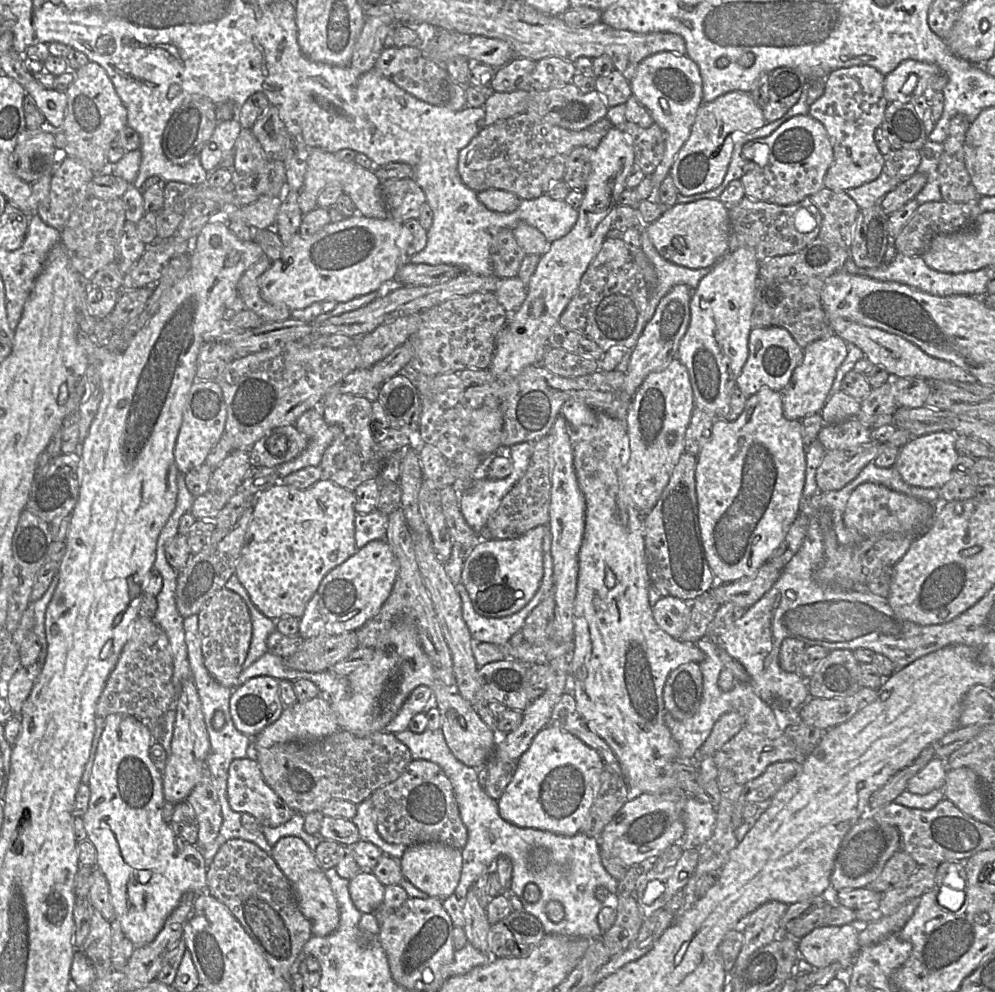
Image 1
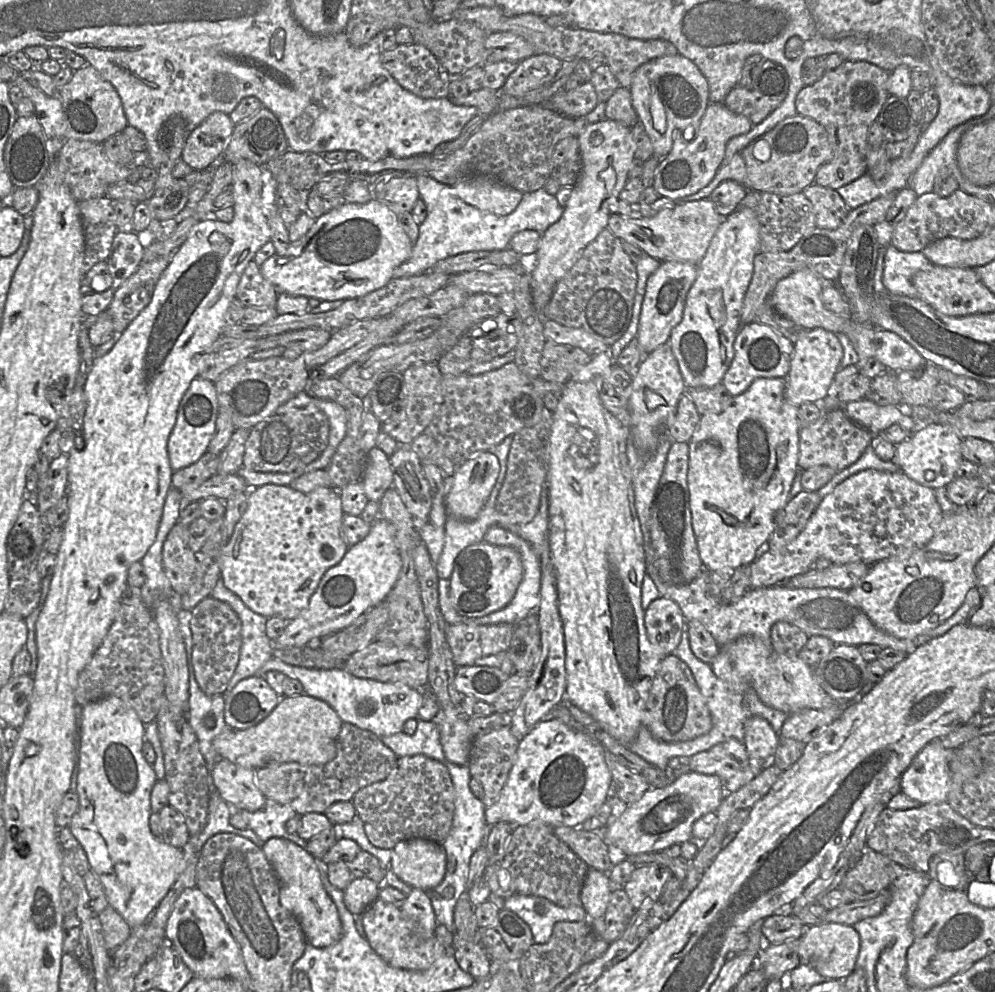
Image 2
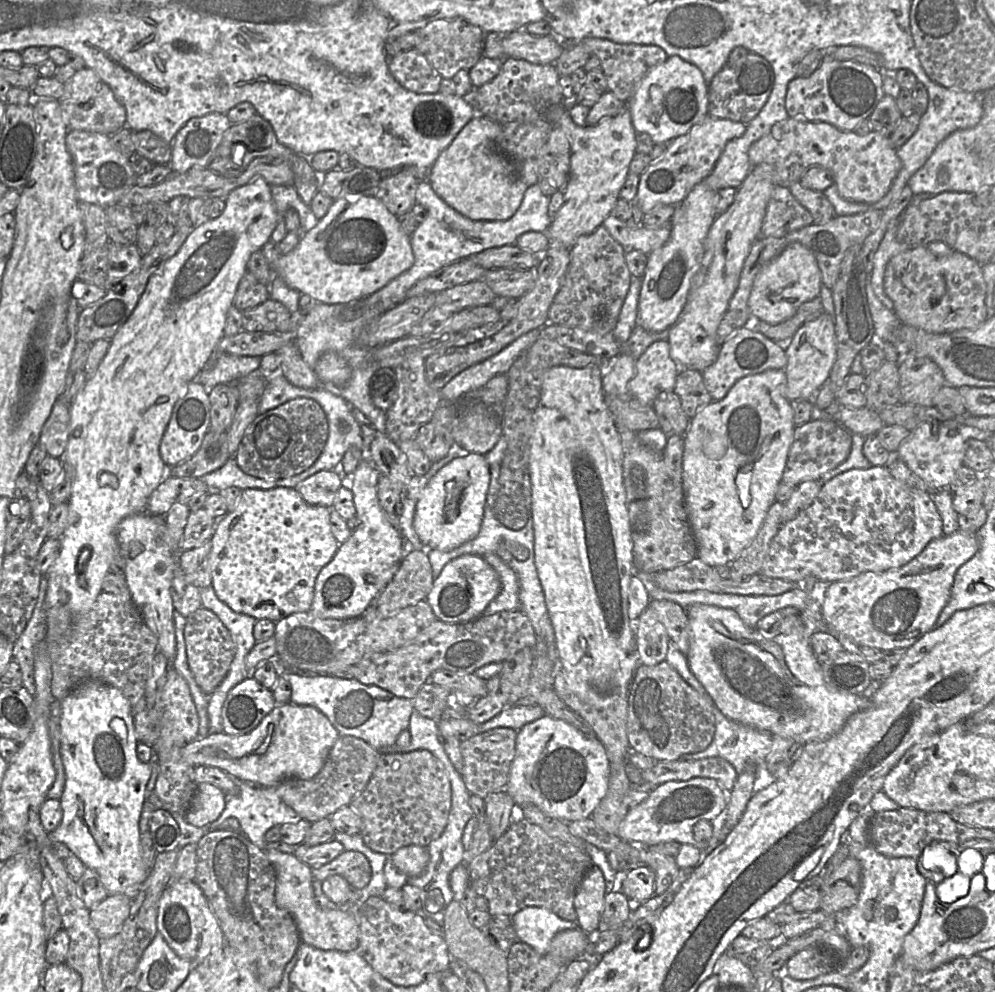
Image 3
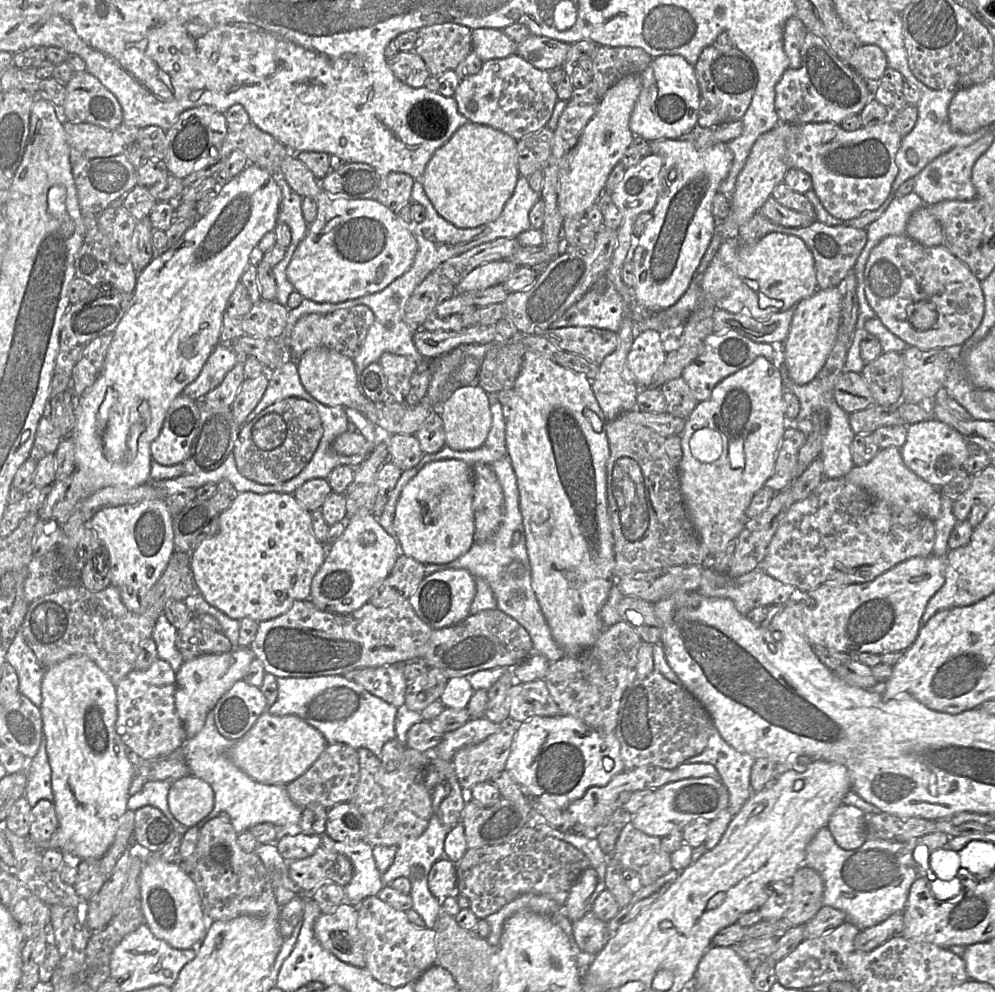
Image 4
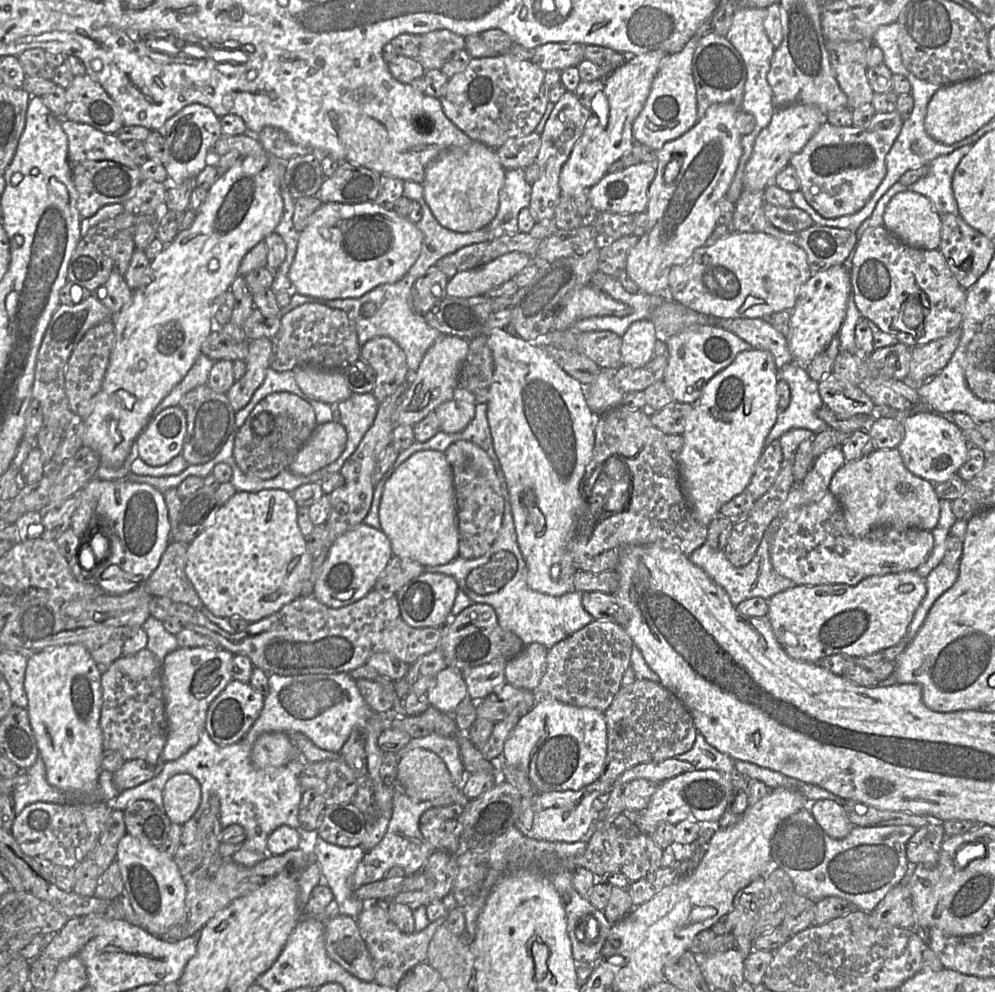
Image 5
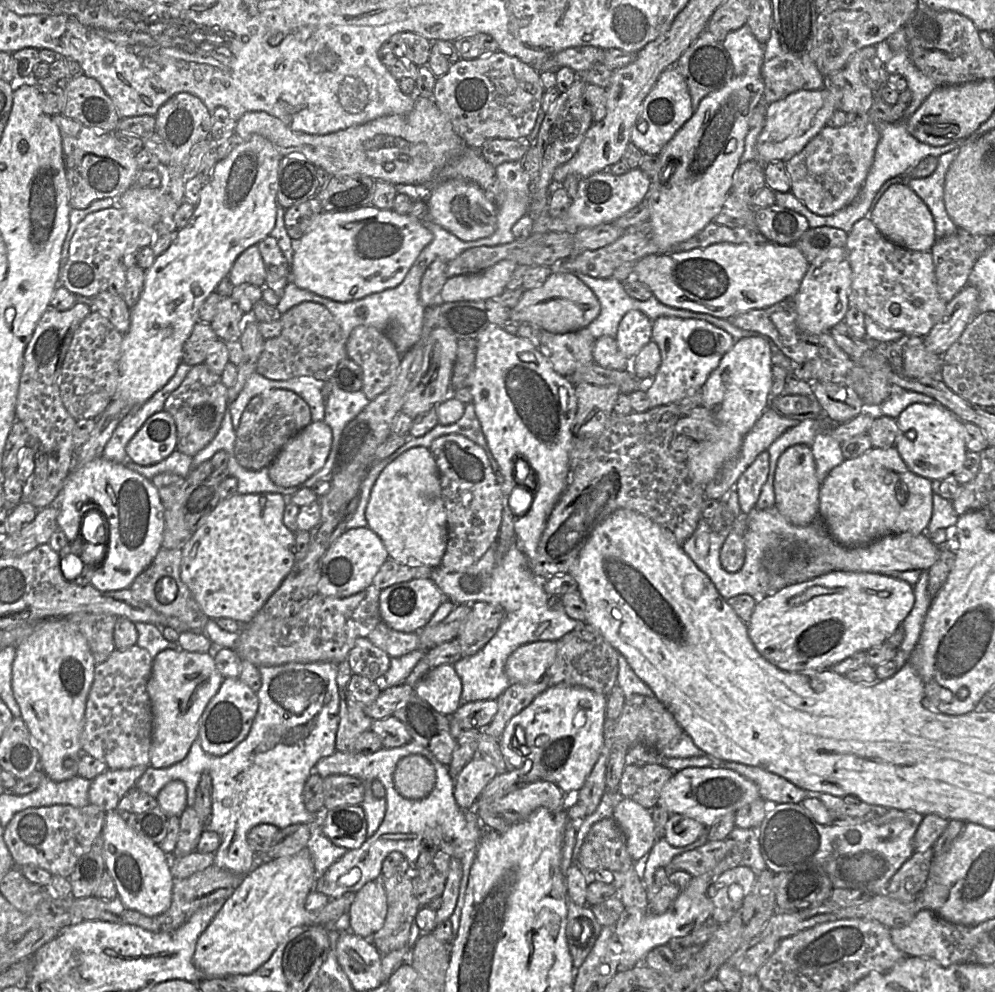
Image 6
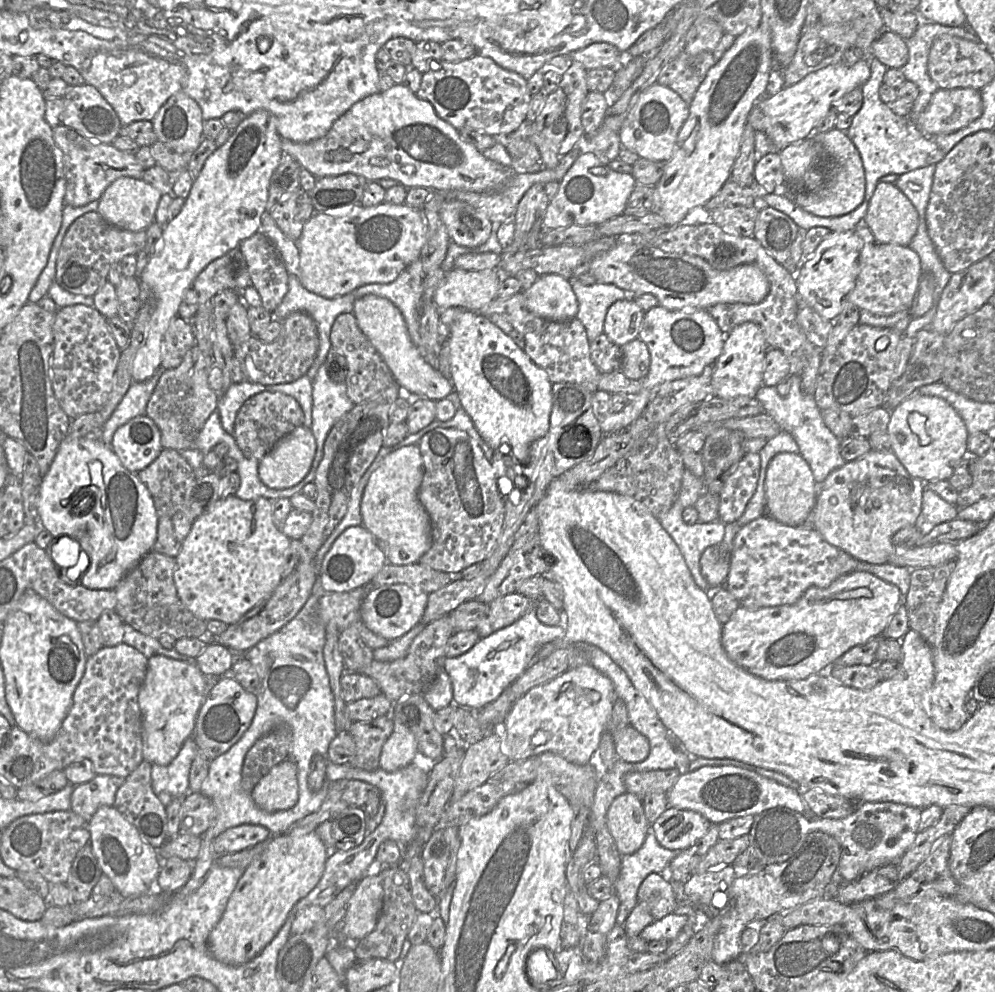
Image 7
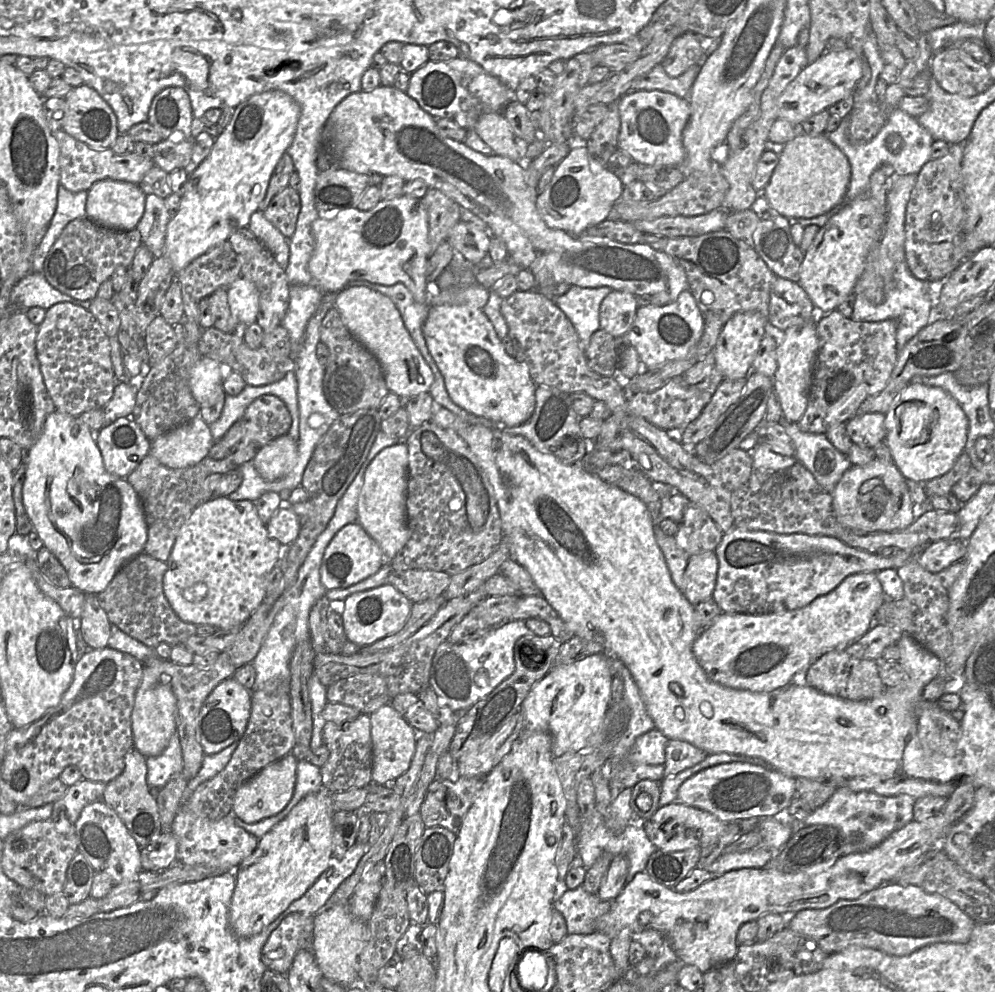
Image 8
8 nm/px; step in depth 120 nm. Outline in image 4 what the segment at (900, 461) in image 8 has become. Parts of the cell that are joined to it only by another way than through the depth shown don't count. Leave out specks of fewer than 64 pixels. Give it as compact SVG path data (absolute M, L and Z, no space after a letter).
M936 419L907 426L907 439L899 449L905 465L931 485L941 488L963 468L968 457L967 442L951 426Z

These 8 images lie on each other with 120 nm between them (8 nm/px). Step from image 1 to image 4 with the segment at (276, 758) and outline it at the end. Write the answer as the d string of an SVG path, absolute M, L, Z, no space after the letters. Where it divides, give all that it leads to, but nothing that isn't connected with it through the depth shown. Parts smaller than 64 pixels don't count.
M329 744L315 763L300 777L286 786L289 797L302 809L319 804L327 810L337 804L349 802L359 783L360 768L357 749L345 744Z

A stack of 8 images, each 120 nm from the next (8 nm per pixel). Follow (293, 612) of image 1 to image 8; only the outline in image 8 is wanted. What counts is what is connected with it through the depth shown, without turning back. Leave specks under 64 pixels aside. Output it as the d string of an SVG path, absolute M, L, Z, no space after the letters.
M220 496L198 505L179 530L166 561L163 591L176 615L184 622L211 625L218 630L242 626L265 599L267 577L283 553L284 546L269 536L253 501Z

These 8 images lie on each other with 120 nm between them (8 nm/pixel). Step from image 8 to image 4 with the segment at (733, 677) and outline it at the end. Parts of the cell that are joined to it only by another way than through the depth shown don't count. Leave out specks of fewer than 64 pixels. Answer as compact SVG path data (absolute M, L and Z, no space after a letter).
M933 554L913 557L901 562L871 581L848 585L821 585L810 591L798 591L802 603L805 635L813 646L823 646L838 652L856 655L862 652L883 654L906 651L921 629L921 618L928 601L944 585L946 556Z

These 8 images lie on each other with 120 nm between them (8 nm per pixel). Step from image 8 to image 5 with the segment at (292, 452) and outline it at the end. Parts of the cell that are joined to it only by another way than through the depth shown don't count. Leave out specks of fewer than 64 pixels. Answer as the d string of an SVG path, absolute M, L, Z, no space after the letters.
M339 421L319 424L288 470L295 475L310 475L335 461L344 451L346 442L346 430Z

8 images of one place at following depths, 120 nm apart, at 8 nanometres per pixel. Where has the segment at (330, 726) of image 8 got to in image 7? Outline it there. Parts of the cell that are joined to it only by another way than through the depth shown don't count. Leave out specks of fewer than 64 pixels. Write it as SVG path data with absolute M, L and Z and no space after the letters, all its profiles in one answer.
M390 715L381 716L370 721L354 721L350 726L348 733L353 737L356 752L351 761L344 764L350 764L353 767L366 771L372 771L378 768L382 747L393 732L394 722Z

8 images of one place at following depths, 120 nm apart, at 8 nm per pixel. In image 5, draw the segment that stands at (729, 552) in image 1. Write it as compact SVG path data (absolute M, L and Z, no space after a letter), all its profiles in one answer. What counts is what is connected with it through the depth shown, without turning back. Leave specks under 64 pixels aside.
M752 348L739 353L728 367L713 376L701 397L693 403L694 409L682 433L683 446L677 464L684 495L698 520L707 527L725 503L746 490L753 476L755 465L766 446L765 440L780 412L779 379L773 355L766 350Z

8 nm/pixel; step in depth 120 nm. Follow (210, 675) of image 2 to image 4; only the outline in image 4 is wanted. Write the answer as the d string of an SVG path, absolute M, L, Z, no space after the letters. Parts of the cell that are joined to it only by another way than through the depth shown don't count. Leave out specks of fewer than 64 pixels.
M192 617L185 627L177 631L176 646L184 661L207 654L227 653L234 649L221 631L209 628L196 617Z

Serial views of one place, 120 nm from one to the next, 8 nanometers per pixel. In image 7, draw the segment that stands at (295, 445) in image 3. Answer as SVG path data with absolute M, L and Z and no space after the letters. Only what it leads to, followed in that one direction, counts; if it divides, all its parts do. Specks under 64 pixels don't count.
M260 392L246 400L239 409L232 436L244 456L262 459L284 436L303 425L304 412L297 400L281 392Z

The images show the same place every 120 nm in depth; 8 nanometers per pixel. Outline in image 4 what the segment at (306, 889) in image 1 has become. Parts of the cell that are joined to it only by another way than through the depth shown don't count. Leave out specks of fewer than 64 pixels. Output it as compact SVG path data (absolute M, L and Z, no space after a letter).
M343 902L333 913L322 913L314 924L314 932L321 945L339 960L366 968L357 907Z

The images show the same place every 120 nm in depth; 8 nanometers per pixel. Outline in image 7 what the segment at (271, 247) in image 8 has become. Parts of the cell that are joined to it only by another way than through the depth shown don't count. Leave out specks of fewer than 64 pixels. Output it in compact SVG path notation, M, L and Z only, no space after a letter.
M264 212L262 215L260 231L264 233L274 245L288 273L296 274L298 277L298 245L280 230L269 212Z

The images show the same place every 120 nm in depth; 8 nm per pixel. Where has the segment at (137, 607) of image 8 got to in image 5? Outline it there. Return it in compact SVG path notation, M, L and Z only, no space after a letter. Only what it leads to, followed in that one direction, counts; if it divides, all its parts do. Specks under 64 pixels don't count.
M170 540L159 565L144 582L144 589L153 597L168 598L201 611L203 603L185 574L186 551L187 545Z

